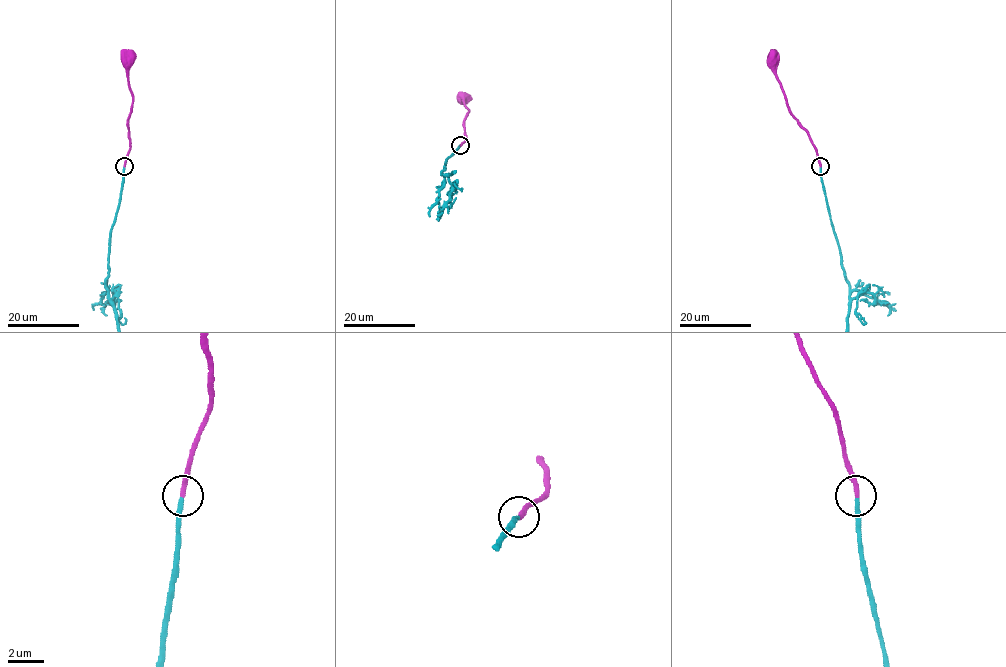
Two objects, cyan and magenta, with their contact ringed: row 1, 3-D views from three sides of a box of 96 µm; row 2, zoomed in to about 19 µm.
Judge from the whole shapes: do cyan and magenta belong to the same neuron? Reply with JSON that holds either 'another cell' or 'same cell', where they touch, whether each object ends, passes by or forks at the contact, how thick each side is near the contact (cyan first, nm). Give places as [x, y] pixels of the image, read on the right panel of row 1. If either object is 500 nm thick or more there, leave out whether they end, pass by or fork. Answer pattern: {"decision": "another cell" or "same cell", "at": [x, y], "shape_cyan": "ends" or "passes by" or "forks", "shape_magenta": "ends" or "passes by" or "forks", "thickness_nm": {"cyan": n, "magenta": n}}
{"decision": "same cell", "at": [820, 166], "shape_cyan": "ends", "shape_magenta": "ends", "thickness_nm": {"cyan": 280, "magenta": 280}}

